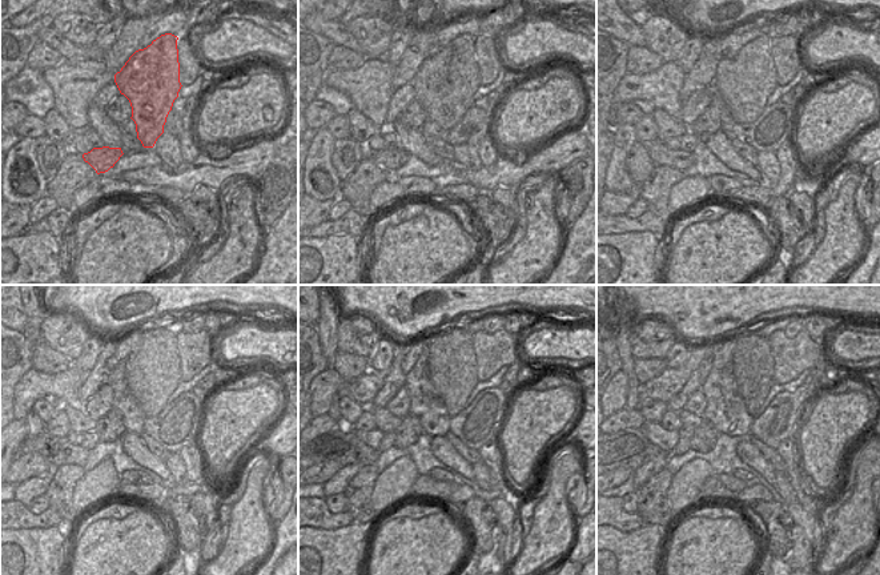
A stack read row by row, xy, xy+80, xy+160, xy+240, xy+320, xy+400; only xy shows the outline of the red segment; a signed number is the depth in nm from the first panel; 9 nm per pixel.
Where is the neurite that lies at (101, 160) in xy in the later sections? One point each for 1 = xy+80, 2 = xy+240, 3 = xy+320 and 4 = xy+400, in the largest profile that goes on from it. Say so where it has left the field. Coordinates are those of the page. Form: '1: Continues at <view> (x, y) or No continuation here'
1: Continues at xy+80 (390, 161)
2: Continues at xy+240 (56, 450)
3: Continues at xy+320 (341, 445)
4: Continues at xy+400 (630, 447)

